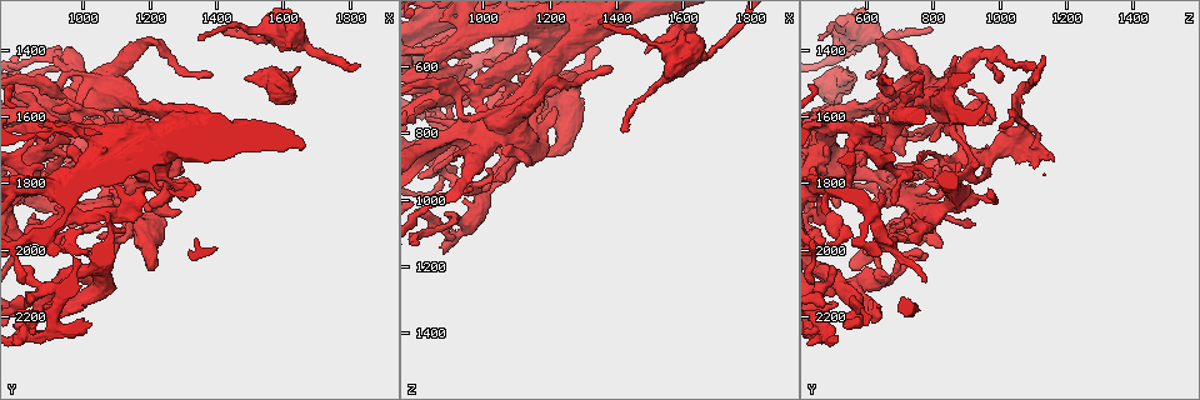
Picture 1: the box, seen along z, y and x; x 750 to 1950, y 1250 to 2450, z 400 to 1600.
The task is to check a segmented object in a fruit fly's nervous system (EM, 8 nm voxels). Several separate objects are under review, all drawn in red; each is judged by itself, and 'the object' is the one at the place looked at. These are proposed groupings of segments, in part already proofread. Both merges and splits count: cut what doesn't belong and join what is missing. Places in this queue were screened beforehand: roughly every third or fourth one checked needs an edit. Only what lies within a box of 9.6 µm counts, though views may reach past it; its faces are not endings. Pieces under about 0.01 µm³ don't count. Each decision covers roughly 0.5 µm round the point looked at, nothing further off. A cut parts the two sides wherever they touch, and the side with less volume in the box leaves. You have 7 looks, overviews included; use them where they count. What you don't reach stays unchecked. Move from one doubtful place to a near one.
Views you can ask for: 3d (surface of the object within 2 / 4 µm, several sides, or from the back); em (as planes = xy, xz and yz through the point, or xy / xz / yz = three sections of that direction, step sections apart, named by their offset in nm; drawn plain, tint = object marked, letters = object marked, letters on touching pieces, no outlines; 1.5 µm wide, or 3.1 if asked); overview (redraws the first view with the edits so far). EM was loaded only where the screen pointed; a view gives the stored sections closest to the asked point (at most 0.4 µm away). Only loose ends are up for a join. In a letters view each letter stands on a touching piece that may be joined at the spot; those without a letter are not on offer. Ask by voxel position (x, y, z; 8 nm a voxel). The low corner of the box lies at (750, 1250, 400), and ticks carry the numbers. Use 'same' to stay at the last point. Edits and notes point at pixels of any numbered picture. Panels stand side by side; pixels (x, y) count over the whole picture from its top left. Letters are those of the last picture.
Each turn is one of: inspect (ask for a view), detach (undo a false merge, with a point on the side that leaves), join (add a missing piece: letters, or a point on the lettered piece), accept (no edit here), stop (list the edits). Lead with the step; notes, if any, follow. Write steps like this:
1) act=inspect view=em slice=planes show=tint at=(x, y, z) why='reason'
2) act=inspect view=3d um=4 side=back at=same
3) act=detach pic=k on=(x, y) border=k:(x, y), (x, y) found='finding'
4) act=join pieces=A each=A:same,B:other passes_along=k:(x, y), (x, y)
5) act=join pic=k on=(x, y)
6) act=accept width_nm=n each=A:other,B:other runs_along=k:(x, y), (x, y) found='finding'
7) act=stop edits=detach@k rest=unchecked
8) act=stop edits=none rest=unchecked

act=inspect view=em slice=yz step=4 show=tint at=(980, 1470, 880) why='closes a loop'

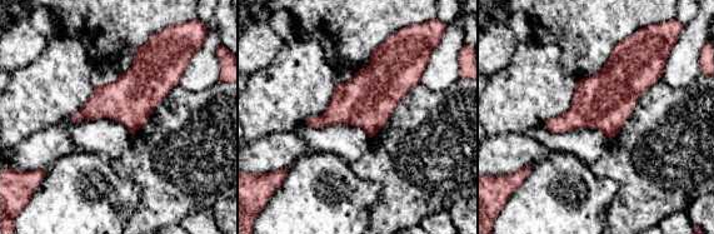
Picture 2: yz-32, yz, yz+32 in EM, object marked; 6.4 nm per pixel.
act=inspect view=em slice=planes show=tint at=same

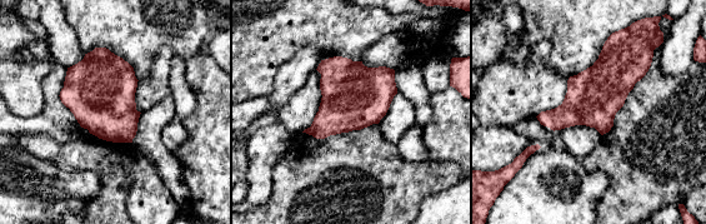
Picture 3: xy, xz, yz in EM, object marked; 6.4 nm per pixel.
act=inspect view=em slice=planes show=letters at=same

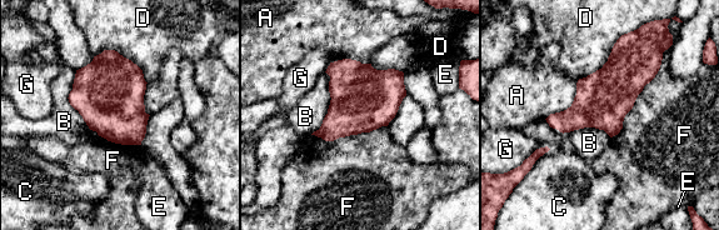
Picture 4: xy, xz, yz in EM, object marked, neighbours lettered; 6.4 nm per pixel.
act=accept each=A:other,B:other,C:other,D:other,E:other,F:other,G:other border=4:(663, 55), (658, 73), (612, 138) found='one cell here'

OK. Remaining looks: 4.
act=inspect view=em slice=planes show=letters at=(1210, 1380, 650) why='sharp bend'

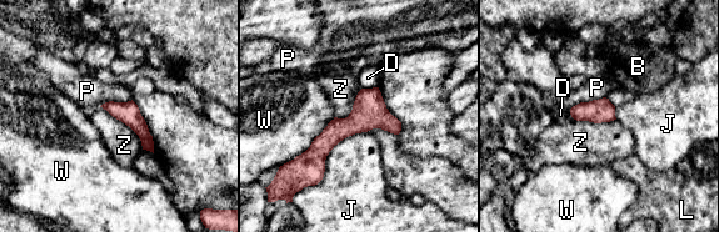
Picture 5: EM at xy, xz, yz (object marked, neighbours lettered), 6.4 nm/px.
act=accept each=B:other,D:other,J:other,L:other,P:other,W:other,Z:other border=5:(572, 116), (579, 121), (615, 120) found='one cell here'

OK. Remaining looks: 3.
act=inspect view=em slice=planes show=letters at=(1490, 1480, 560) why='end of a long branch'

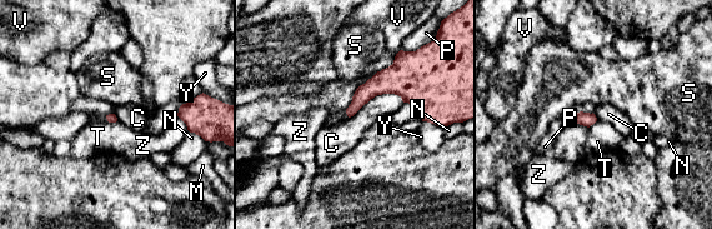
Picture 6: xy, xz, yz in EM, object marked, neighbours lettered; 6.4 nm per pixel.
act=accept each=C:other,M:other,N:other,P:other,S:other,T:other,V:other,Y:other,Z:other border=6:(402, 99), (377, 94), (349, 118) found='no lettered piece goes on from it'

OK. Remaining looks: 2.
act=stop edits=none rest=unchecked

